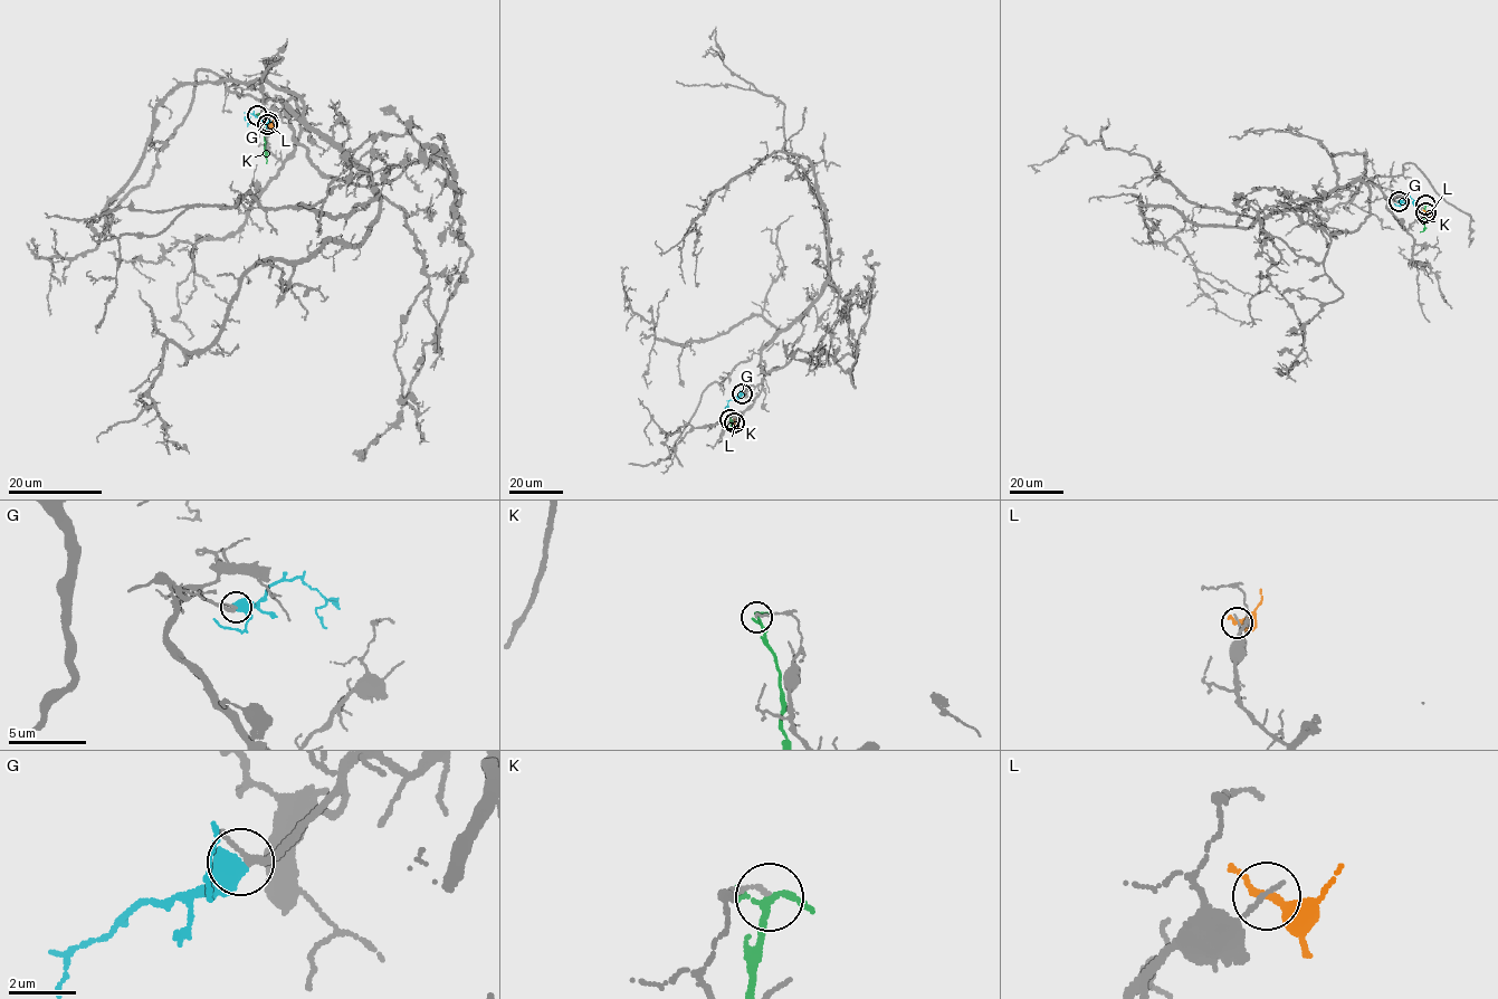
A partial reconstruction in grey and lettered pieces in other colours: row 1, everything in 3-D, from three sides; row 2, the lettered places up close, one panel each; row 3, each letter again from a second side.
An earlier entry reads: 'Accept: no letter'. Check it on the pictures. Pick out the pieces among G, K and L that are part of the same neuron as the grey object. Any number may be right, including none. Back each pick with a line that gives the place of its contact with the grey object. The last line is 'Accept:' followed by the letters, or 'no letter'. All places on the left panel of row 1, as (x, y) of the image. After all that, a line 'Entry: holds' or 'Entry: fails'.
G: contact (268, 122)
Accept: G
Entry: fails

